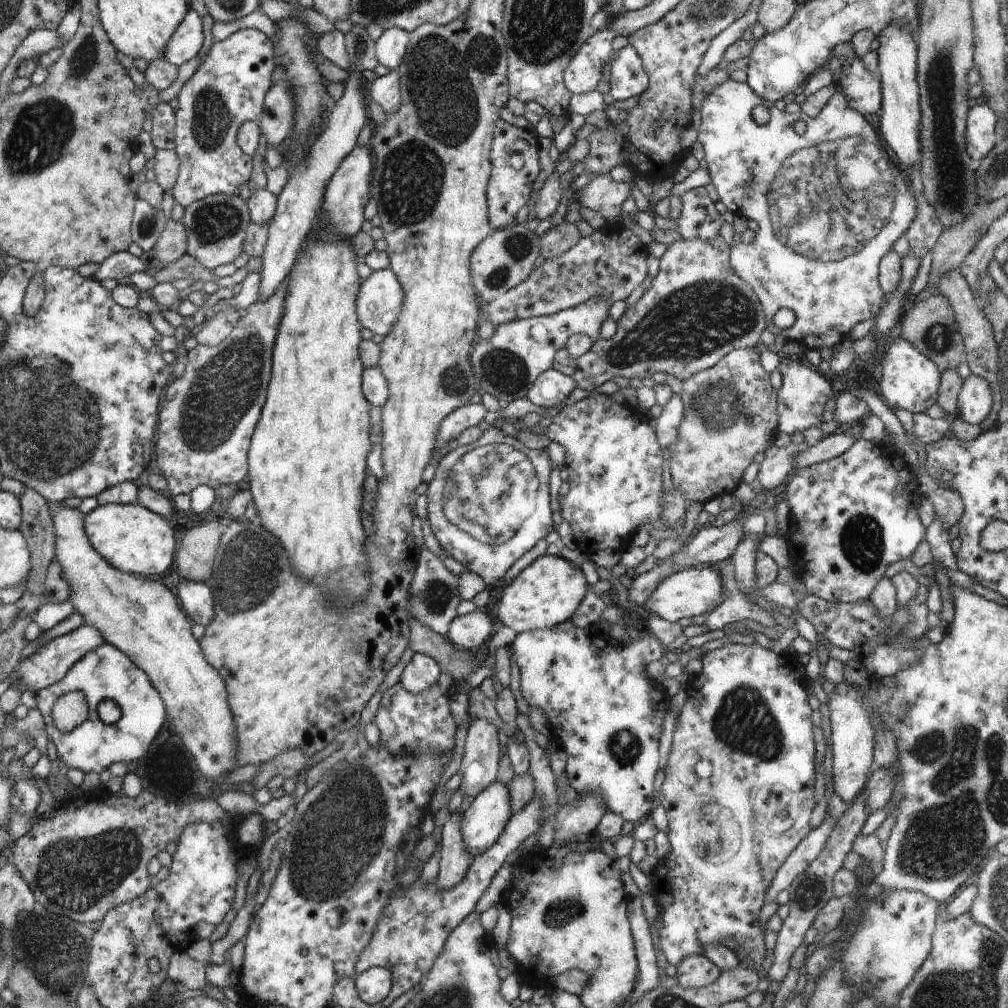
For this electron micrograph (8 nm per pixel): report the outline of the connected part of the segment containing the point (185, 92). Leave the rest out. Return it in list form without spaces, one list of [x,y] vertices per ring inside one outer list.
[[[240,29],[234,34],[230,34],[228,38],[222,40],[222,42],[216,42],[212,45],[212,48],[208,54],[208,57],[202,64],[200,64],[200,68],[196,70],[196,73],[188,80],[180,94],[178,95],[178,110],[175,111],[175,152],[178,156],[178,160],[180,160],[180,172],[178,176],[178,180],[176,184],[174,184],[174,188],[172,188],[172,192],[174,195],[175,203],[180,204],[186,208],[186,206],[190,206],[194,202],[198,200],[203,200],[206,196],[214,196],[216,194],[225,194],[226,196],[240,196],[240,187],[246,183],[251,175],[252,171],[252,162],[248,154],[244,154],[242,152],[242,148],[238,146],[236,143],[238,130],[242,124],[245,124],[247,121],[258,121],[263,112],[265,96],[268,93],[268,90],[273,86],[272,82],[272,73],[275,70],[275,64],[277,62],[277,58],[275,56],[275,48],[273,47],[273,42],[270,42],[270,39],[265,36],[262,32],[258,31],[258,29]]]

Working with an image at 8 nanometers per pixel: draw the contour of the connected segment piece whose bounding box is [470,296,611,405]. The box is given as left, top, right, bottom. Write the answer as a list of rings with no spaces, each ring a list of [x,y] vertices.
[[[592,296],[592,300],[586,300],[576,308],[498,326],[492,338],[480,338],[470,356],[478,389],[490,394],[502,405],[526,398],[538,376],[553,368],[556,352],[565,348],[570,336],[584,334],[592,340],[592,344],[600,340],[600,328],[609,316],[610,308],[602,296]]]

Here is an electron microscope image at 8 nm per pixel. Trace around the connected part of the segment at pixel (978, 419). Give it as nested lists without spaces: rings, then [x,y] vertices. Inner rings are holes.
[[[971,374],[963,381],[957,402],[957,416],[966,424],[979,426],[991,411],[992,388],[984,378]]]

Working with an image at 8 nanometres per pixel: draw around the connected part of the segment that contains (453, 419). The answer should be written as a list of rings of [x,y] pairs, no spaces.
[[[469,403],[448,414],[448,417],[440,424],[435,448],[446,444],[448,440],[458,438],[468,428],[477,427],[484,420],[486,413],[487,409],[482,403]]]

